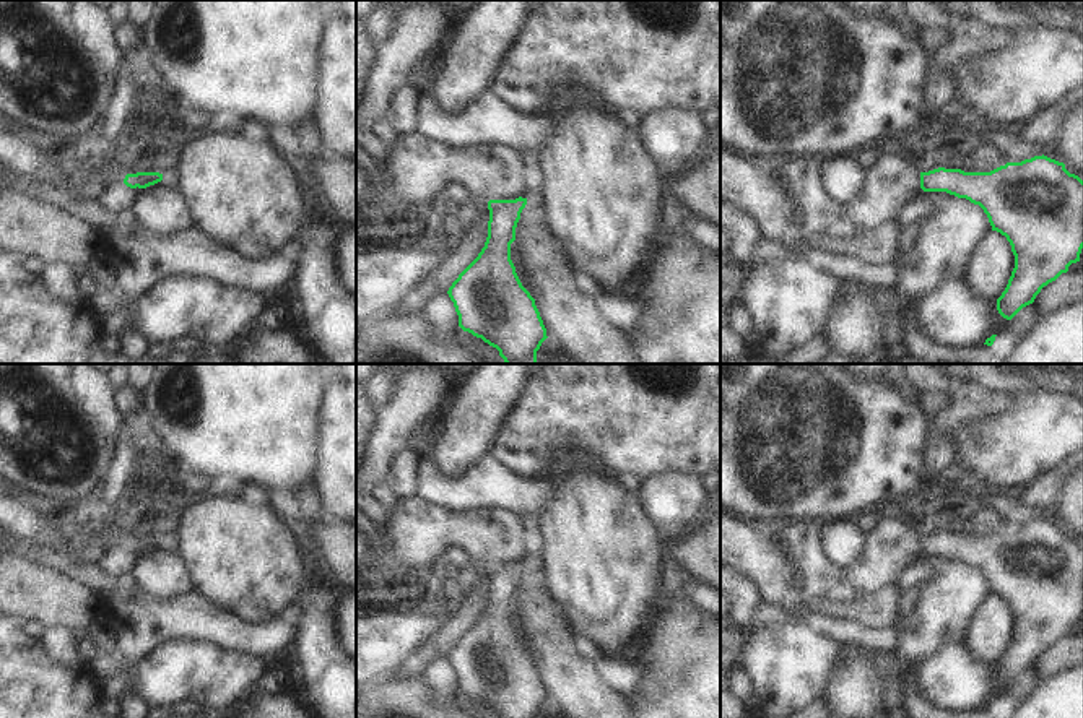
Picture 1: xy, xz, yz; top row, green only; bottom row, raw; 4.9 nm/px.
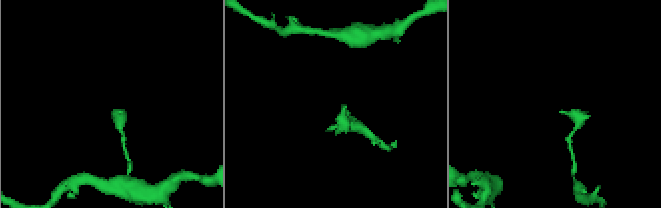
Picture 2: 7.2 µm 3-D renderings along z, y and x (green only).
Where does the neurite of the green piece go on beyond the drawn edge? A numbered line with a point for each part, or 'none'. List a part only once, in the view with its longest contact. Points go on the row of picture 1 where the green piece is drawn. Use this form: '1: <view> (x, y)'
none

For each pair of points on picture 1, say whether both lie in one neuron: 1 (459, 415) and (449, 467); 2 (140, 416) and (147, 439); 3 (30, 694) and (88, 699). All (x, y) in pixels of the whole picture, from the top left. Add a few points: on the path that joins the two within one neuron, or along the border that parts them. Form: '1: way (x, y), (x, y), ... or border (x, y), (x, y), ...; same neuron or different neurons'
1: way (459, 428), (459, 444), (454, 454); same neuron
2: way (140, 421), (142, 434); same neuron
3: way (44, 699), (73, 699); same neuron

